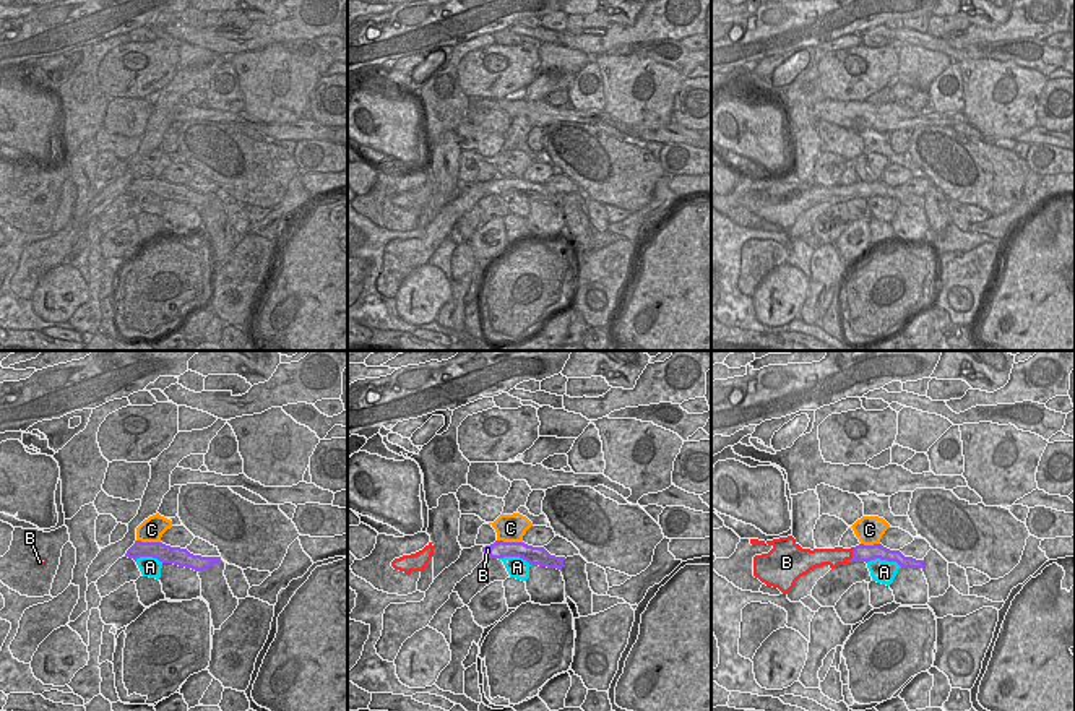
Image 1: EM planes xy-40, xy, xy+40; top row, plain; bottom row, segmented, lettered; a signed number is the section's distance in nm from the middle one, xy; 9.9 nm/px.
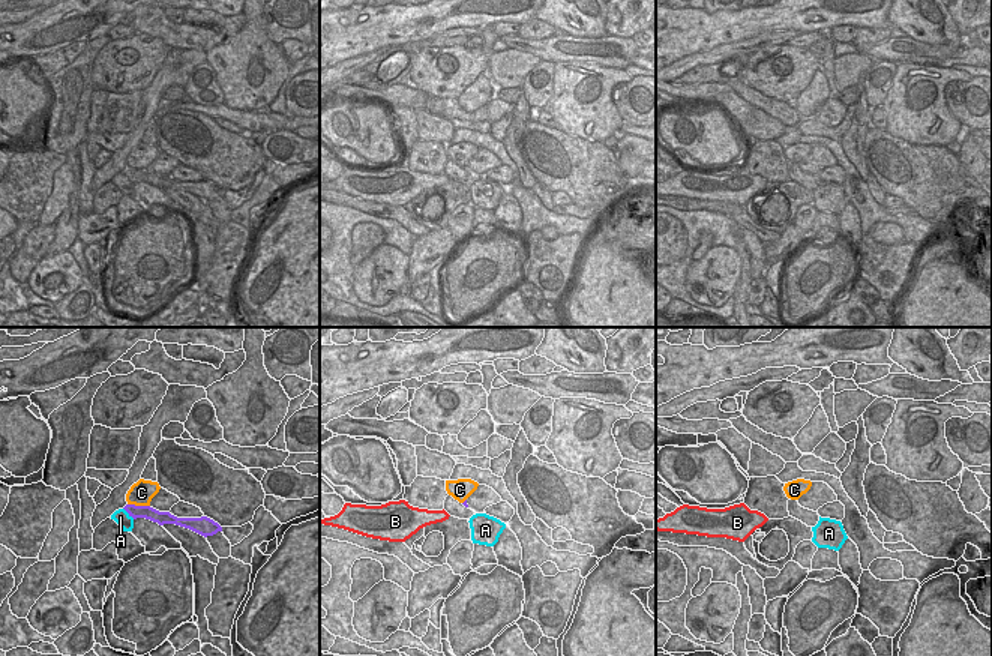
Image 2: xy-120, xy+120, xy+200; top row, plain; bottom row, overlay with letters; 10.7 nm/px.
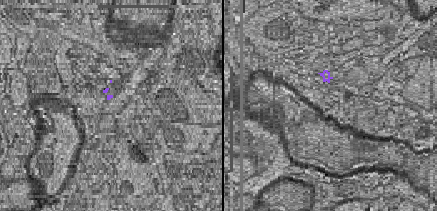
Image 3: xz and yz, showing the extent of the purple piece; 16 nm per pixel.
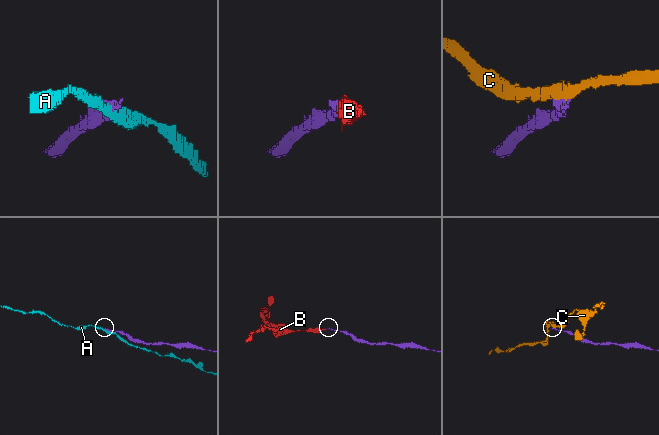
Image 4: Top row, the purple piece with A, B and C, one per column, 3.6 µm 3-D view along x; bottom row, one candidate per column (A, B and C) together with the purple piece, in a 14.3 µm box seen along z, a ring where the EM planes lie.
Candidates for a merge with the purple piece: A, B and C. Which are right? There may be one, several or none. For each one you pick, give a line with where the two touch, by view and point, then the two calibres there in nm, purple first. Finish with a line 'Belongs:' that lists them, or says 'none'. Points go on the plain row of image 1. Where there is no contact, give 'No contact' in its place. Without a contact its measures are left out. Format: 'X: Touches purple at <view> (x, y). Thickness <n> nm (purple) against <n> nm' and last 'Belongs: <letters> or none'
B: Touches purple at xy+40 (853, 192). Thickness 170 nm (purple) against 190 nm
Belongs: B

